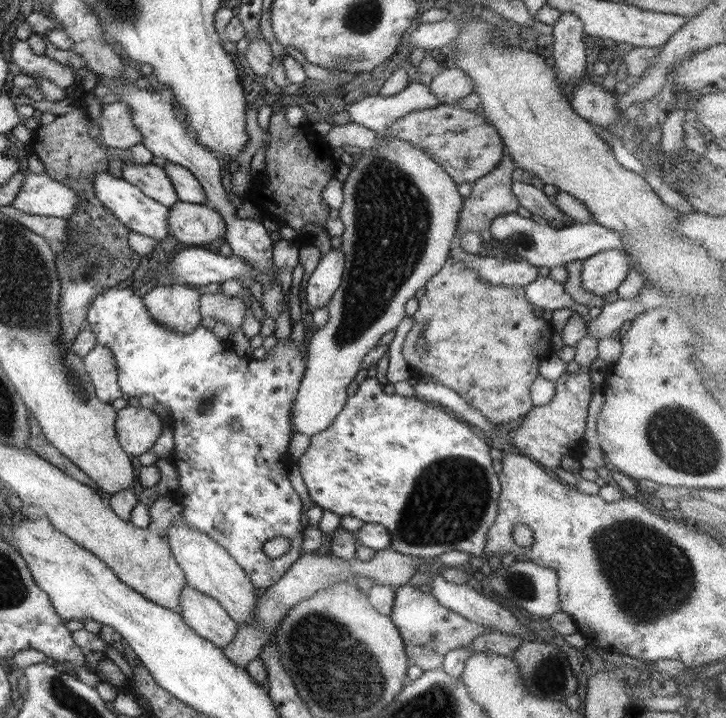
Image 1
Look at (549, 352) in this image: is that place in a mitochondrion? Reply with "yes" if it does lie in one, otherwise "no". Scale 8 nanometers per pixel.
no

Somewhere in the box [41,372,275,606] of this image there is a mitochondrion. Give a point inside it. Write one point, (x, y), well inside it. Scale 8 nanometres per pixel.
(205, 403)

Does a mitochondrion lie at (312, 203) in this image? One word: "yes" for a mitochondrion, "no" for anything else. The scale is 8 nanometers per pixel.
no

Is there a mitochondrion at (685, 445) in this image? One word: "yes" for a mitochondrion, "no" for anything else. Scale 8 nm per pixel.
yes

